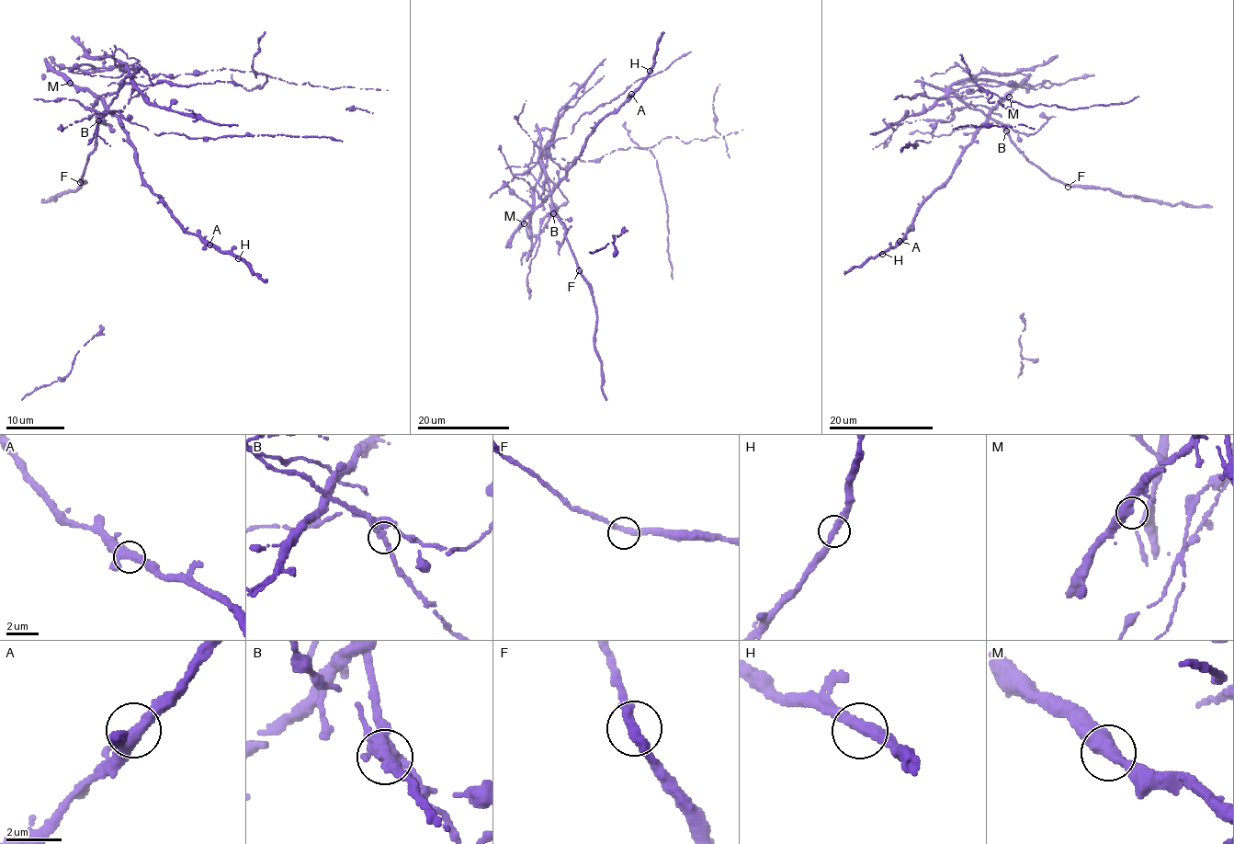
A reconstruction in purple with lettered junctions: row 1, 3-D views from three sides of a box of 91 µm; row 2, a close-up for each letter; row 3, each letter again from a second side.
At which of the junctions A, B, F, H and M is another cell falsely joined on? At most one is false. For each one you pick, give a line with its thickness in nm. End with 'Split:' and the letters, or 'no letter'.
B: 380 nm thick
Split: B

